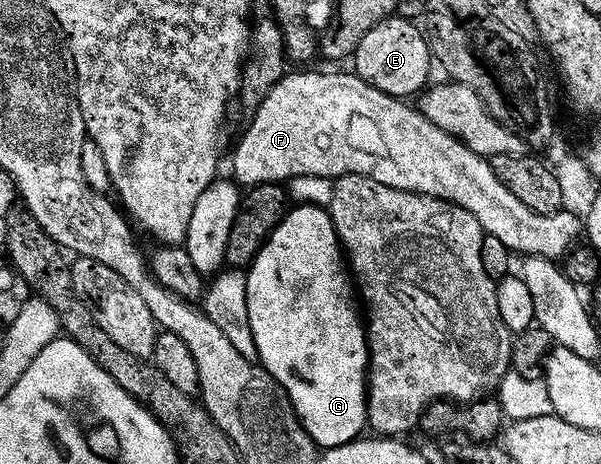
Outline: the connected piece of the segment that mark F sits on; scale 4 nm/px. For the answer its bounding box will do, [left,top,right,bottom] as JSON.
[231,69,584,260]

